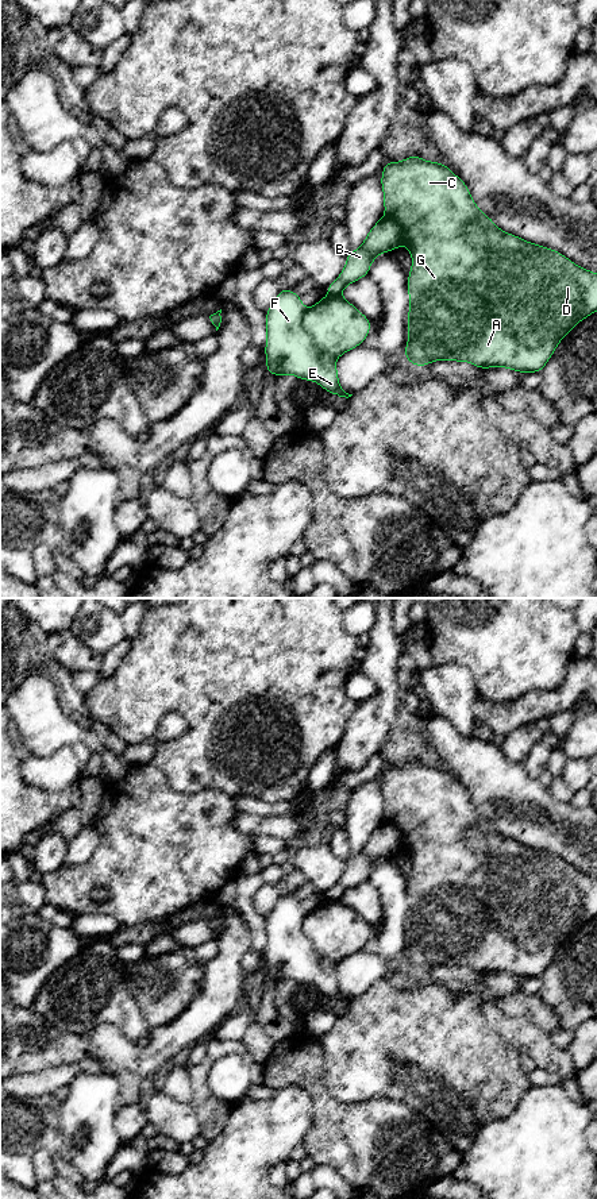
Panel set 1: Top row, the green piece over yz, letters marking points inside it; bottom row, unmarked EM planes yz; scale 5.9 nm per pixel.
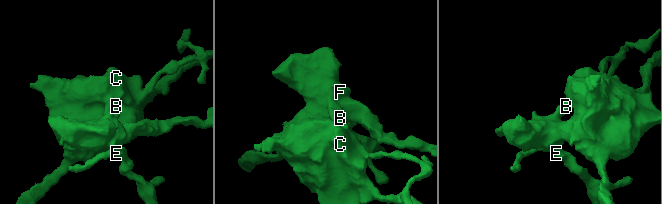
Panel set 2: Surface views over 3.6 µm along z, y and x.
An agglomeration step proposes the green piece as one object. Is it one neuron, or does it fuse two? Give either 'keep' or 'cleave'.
cleave

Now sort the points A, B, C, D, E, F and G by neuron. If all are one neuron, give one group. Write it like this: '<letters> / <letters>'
A C D G / B E F

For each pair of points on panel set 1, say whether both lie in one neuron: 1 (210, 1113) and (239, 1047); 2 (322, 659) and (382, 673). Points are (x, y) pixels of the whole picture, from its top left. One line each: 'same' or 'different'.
1: same
2: different

